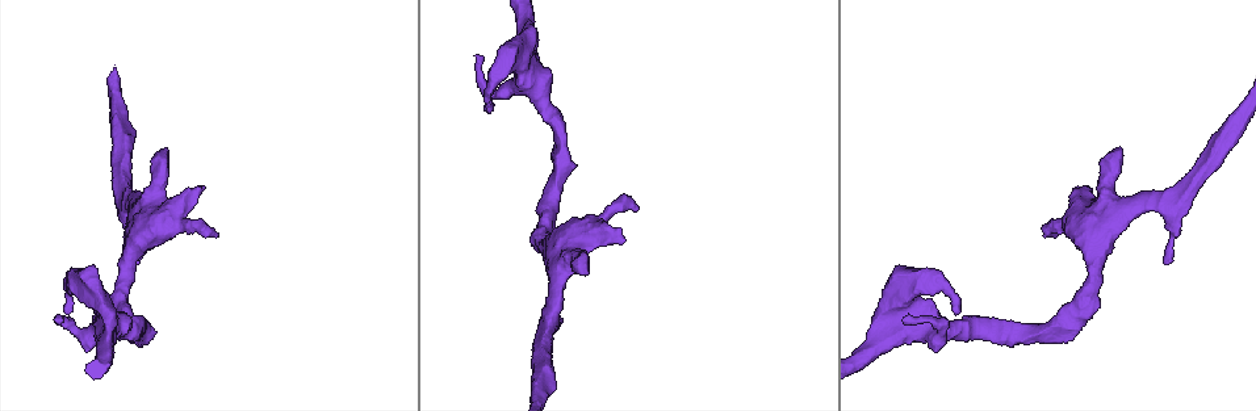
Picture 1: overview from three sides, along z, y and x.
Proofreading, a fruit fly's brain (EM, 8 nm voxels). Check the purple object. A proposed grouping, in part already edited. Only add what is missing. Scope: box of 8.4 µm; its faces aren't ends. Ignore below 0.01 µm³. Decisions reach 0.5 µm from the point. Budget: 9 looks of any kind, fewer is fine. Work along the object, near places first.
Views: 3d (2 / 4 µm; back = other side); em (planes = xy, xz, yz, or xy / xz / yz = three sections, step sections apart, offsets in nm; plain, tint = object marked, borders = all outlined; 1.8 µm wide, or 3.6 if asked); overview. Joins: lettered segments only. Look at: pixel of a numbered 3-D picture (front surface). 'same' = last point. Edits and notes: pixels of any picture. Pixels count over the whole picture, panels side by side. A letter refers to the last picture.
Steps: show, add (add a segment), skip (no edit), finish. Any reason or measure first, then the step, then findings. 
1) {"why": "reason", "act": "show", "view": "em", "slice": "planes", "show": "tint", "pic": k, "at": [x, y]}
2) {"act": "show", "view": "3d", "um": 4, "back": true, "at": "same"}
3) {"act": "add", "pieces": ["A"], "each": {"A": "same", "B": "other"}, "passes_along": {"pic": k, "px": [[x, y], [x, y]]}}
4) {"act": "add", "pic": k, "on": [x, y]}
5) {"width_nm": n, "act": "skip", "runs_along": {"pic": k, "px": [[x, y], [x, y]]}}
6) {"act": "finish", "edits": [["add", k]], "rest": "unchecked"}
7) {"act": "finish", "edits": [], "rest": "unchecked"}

{"why": "free end", "act": "show", "view": "3d", "um": 2, "pic": 1, "at": [638, 209]}

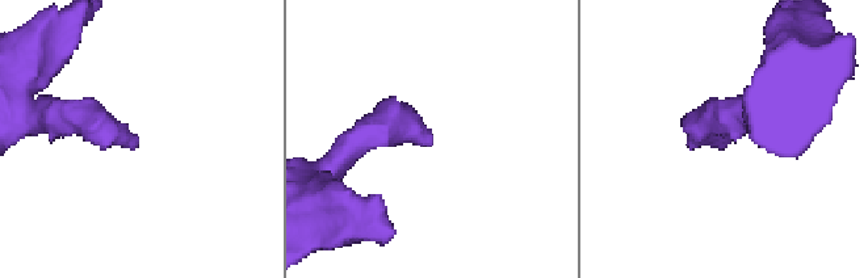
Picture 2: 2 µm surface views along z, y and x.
{"why": "now the EM", "act": "show", "view": "em", "slice": "planes", "show": "borders", "pic": 2, "at": [724, 147]}

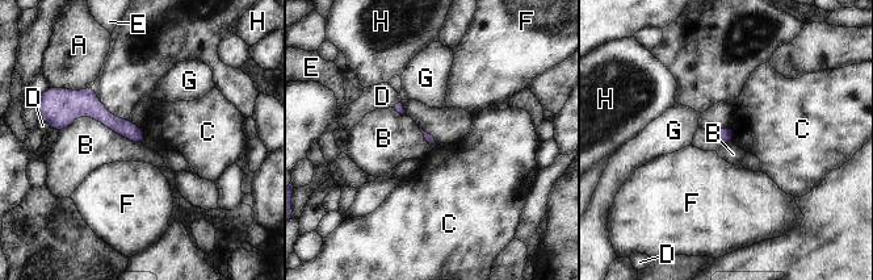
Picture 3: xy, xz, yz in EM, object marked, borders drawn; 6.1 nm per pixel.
{"act": "skip", "each": {"A": "other", "B": "other", "C": "other", "D": "other", "E": "other", "F": "other", "G": "other", "H": "other"}, "border": {"pic": 3, "px": [[59, 130], [89, 116], [141, 143]]}, "found": "no lettered segment goes on from it"}

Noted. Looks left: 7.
{"why": "an open end", "act": "show", "view": "3d", "um": 2, "back": true, "pic": 1, "at": [1165, 262]}

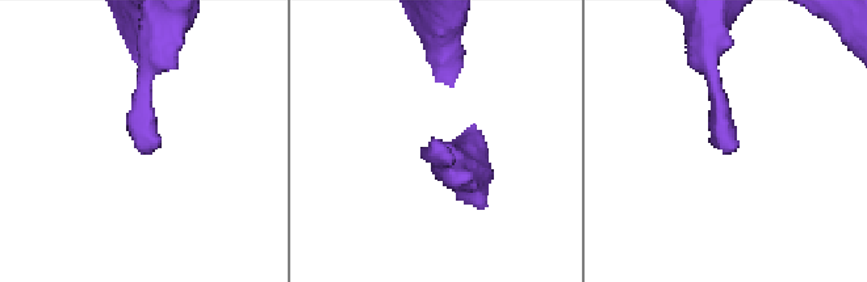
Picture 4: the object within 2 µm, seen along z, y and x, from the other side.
{"act": "show", "view": "em", "slice": "xz", "step": 4, "show": "borders", "pic": 4, "at": [153, 151]}

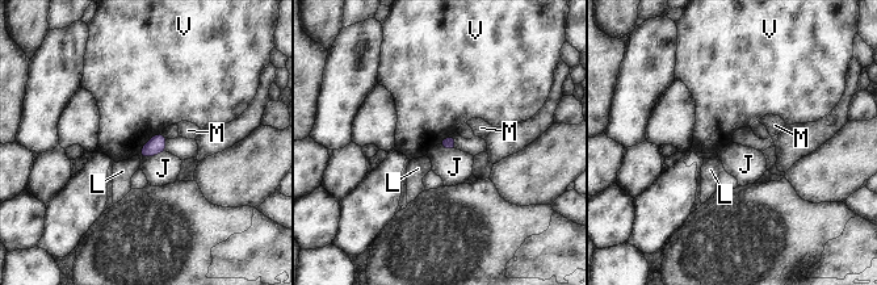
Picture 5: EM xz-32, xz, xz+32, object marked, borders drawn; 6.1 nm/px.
{"why": "cut it another way", "act": "show", "view": "em", "slice": "planes", "show": "borders", "at": "same"}

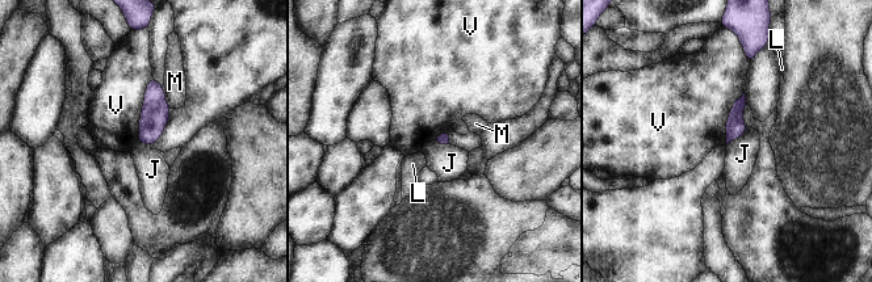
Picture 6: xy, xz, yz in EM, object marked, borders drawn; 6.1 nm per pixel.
{"longest_contact_nm": ["V", 400], "act": "skip", "each": {"J": "other", "L": "other", "M": "other", "V": "other"}, "border": {"pic": 6, "px": [[747, 127], [726, 144]]}, "found": "none of them fits"}

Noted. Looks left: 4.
{"act": "show", "view": "3d", "um": 2, "pic": 1, "at": [586, 272]}

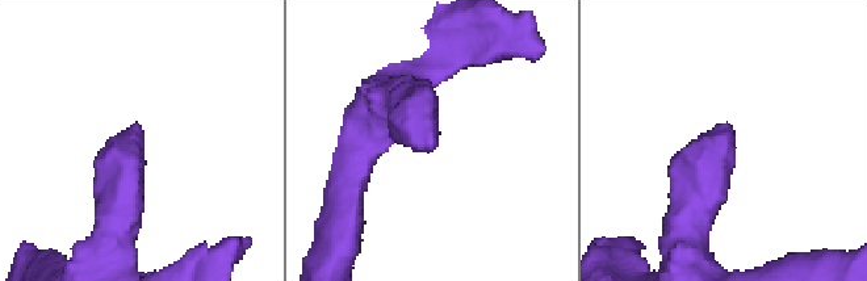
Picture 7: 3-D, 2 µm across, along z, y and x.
{"act": "show", "view": "em", "slice": "planes", "show": "tint", "pic": 7, "at": [728, 123]}

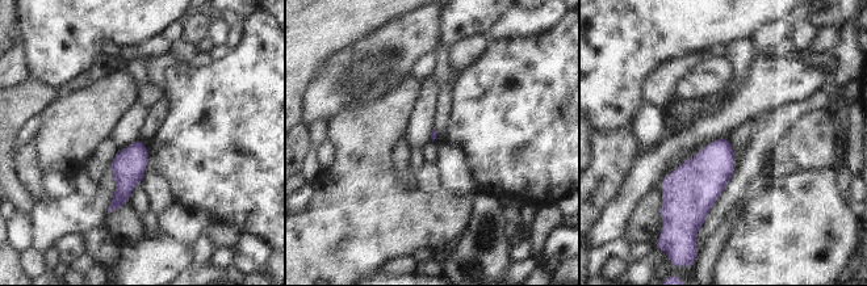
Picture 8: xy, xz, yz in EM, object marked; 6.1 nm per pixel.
{"act": "show", "view": "em", "slice": "planes", "show": "borders", "at": "same"}

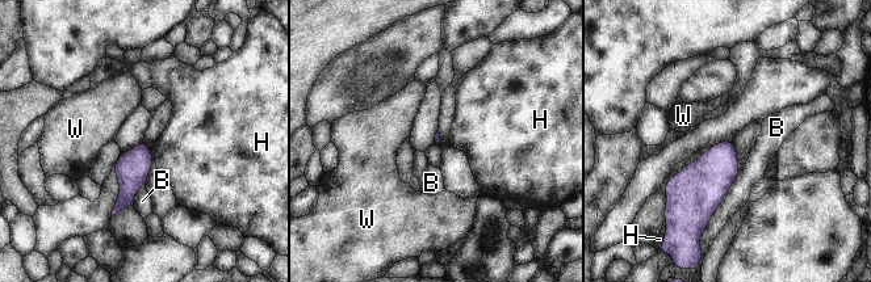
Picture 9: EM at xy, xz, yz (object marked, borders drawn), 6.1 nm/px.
{"act": "skip", "each": {"B": "other", "H": "other", "W": "other"}, "border": {"pic": 9, "px": [[150, 148], [153, 160]]}, "found": "none of them fits"}

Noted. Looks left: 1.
{"act": "finish", "edits": [], "rest": "unchecked"}

